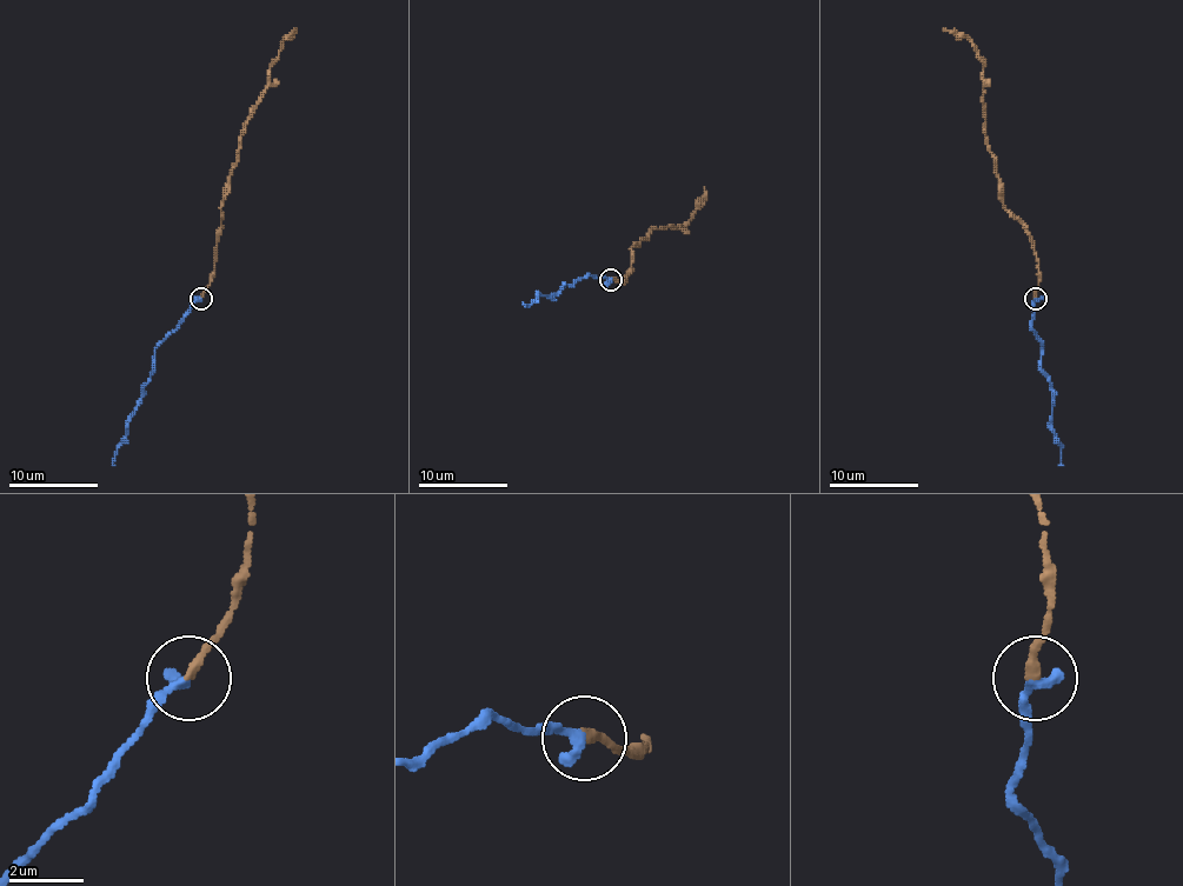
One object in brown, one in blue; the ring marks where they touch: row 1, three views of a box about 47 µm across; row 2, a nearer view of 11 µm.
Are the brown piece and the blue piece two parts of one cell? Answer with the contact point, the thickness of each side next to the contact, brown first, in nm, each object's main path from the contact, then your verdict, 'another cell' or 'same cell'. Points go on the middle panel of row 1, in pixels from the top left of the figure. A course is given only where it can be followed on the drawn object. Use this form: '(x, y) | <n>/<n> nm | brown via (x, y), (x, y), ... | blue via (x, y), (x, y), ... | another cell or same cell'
(611, 279) | 240/340 nm | brown via (611, 280), (624, 282), (631, 248), (653, 228), (682, 227), (698, 208), (704, 187) | blue via (611, 280), (585, 275), (565, 285), (553, 295), (536, 295), (525, 306) | another cell

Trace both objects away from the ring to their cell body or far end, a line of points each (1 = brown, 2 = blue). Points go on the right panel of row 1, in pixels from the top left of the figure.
1: (1036, 299), (1034, 241), (1005, 208), (985, 134), (983, 61), (965, 38), (943, 28)
2: (1036, 299), (1031, 330), (1041, 350), (1041, 372), (1051, 387), (1051, 422), (1063, 465)

